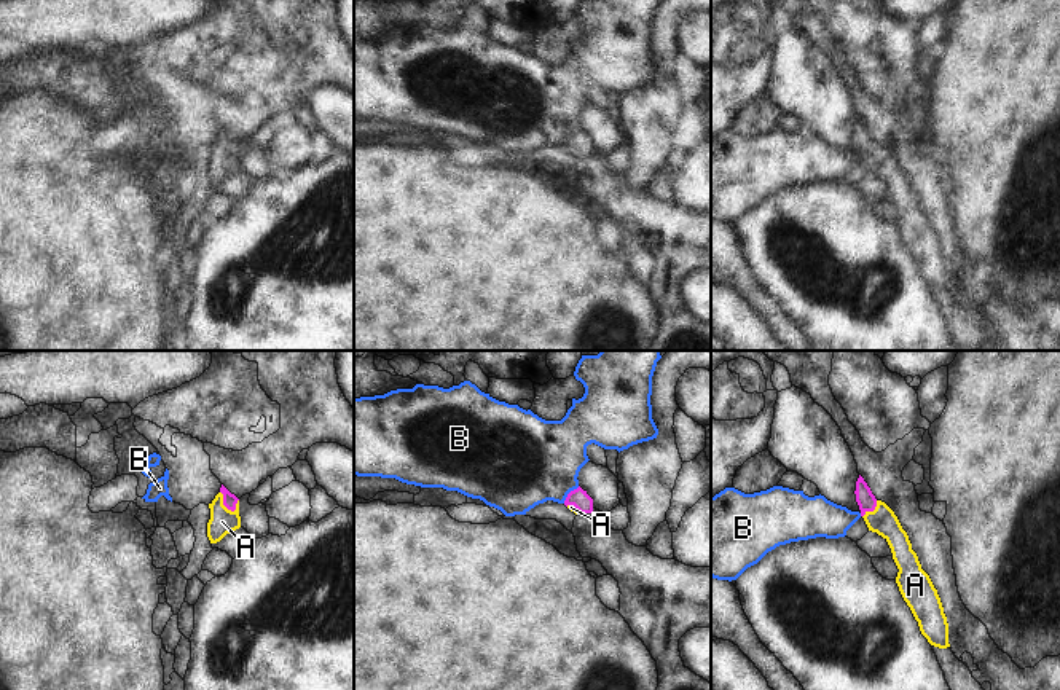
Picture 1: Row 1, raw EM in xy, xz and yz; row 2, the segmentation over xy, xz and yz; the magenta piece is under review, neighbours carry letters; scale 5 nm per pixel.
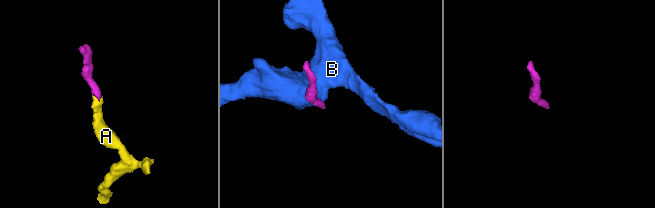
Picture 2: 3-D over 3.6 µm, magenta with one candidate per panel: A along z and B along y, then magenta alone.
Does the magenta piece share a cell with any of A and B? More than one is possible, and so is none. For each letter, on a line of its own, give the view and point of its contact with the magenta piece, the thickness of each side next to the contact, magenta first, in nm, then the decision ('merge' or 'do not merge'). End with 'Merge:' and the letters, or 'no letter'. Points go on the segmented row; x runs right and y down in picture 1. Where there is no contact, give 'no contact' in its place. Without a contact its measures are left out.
A: contact xy (223, 502); calibres 70 and 130 nm; merge
B: contact xz (569, 493); calibres 90 and 440 nm; do not merge
Merge: A

